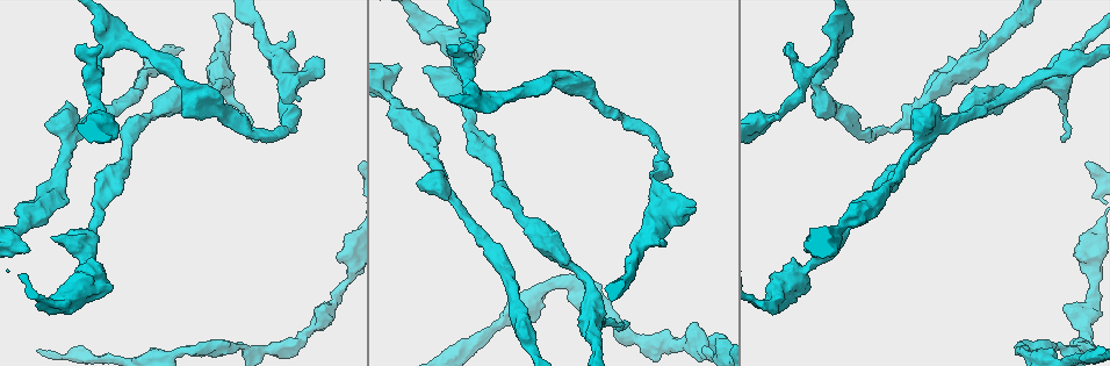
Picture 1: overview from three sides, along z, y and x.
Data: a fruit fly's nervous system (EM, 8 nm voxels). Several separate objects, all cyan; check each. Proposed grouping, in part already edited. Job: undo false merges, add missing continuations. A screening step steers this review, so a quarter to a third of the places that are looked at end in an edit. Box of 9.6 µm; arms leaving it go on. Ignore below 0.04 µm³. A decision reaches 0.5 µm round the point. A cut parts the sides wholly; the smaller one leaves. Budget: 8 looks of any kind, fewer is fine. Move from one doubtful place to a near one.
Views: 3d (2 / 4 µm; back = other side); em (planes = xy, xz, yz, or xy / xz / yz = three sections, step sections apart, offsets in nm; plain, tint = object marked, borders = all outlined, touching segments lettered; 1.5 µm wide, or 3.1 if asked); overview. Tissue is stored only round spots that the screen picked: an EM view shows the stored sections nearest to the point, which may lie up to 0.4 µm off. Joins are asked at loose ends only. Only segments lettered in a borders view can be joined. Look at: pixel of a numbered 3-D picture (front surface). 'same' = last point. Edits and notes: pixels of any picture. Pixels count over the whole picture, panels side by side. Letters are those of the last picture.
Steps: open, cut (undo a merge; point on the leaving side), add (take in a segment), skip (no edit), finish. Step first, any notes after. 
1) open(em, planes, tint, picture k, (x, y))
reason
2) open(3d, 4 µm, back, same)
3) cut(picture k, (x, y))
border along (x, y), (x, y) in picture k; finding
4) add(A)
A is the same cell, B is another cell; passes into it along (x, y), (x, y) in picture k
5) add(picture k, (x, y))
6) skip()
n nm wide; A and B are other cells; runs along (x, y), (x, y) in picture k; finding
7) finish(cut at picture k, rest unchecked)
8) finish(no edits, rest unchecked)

open(em, planes, plain, picture 1, (1065, 305))
an open end

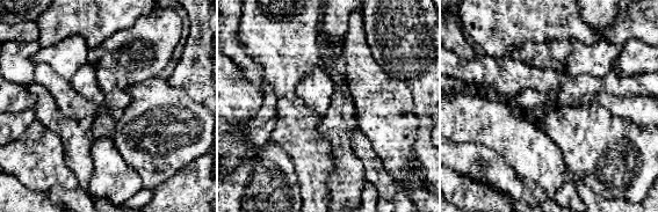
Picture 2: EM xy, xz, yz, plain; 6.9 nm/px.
open(em, planes, borders, same)
what lies round it

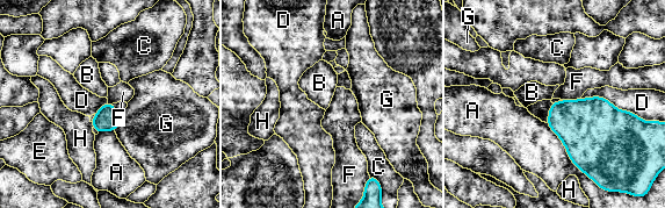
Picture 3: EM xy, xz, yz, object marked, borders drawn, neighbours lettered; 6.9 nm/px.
skip()
A, B, C, D, E, F, G and H are other cells; border along (579, 98), (562, 100) in picture 3; none of them fits

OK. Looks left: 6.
open(3d, 4 µm, picture 1, (1062, 142))
free end

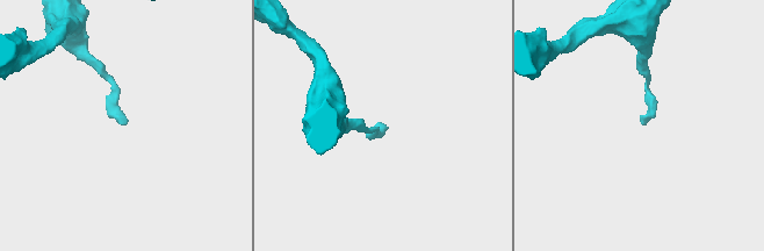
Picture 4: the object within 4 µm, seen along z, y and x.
open(em, xy, step 8, borders, picture 4, (128, 121))
shape alone is not enough

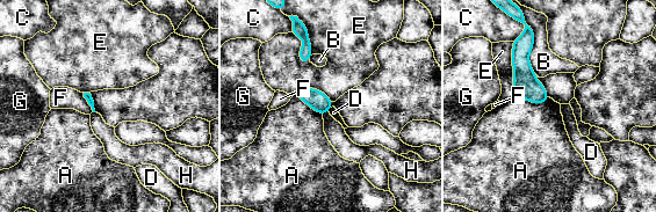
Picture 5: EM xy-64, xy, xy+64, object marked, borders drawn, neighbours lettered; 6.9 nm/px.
skip()
E touches over 360 nm; A, B, C, D, E, F, G and H are other cells; no lettered segment goes on from it

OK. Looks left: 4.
open(3d, 4 µm, picture 1, (27, 252))
branch stops here

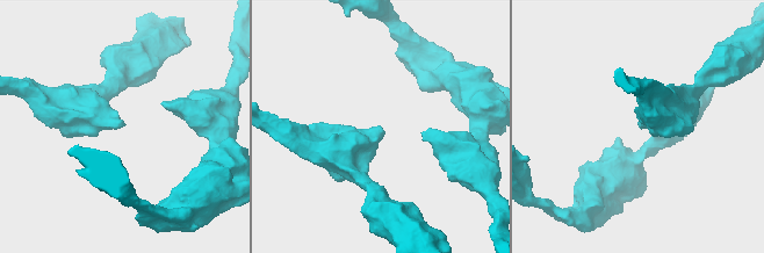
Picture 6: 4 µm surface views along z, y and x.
open(em, planes, plain, picture 6, (119, 128))
need the tissue

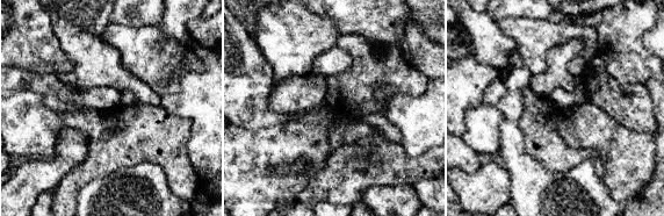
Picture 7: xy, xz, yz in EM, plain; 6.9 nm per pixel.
open(em, planes, borders, same)
what lies round it

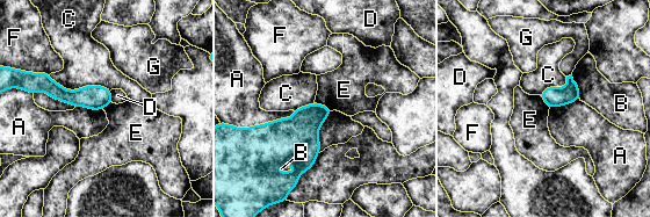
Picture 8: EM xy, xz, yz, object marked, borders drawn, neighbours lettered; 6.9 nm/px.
skip()
A, B, C, D, E, F and G are other cells; border along (315, 102), (322, 103), (332, 110) in picture 8; none of them fits

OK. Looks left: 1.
finish(no edits, rest unchecked)

